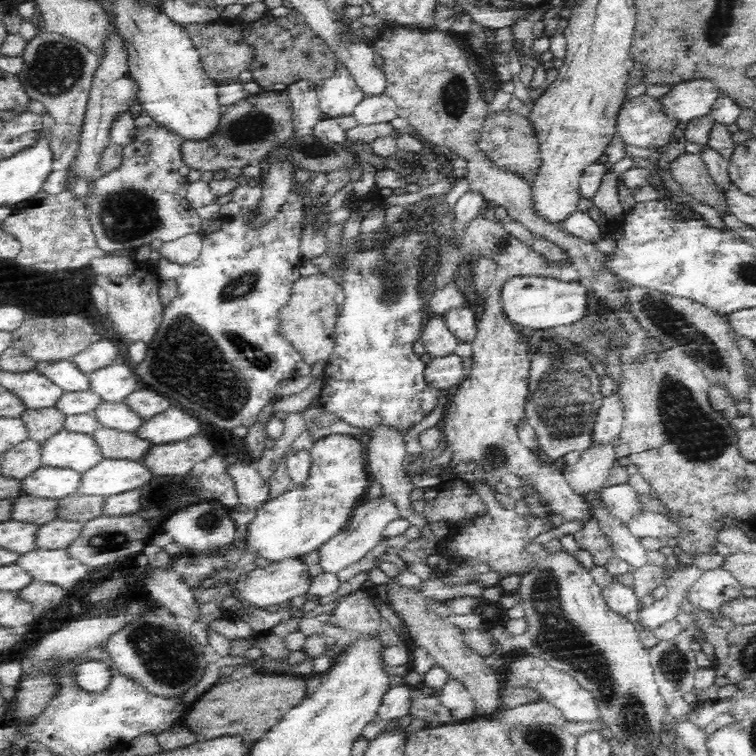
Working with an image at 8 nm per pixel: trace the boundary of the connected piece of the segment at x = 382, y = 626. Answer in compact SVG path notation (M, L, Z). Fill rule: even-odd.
M360 589L340 597L338 606L332 611L334 618L330 624L359 634L378 631L384 647L402 642L400 630L391 628L390 622L380 615L374 605L375 597L375 592L364 592Z

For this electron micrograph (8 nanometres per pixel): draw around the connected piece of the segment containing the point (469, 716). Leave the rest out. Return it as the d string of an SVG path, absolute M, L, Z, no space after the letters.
M446 680L446 686L442 688L438 700L449 710L454 722L462 723L476 718L473 696L457 680Z

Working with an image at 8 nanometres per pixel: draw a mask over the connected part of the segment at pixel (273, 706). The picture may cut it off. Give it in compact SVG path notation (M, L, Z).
M260 673L242 677L240 680L219 682L193 702L182 724L198 733L200 739L213 739L226 735L242 735L253 744L266 738L269 730L306 694L306 677L294 674Z

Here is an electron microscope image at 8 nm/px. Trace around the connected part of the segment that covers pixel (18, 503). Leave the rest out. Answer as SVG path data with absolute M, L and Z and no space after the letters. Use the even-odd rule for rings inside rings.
M20 495L14 499L12 519L37 525L48 524L58 518L60 499L40 498L34 495Z

